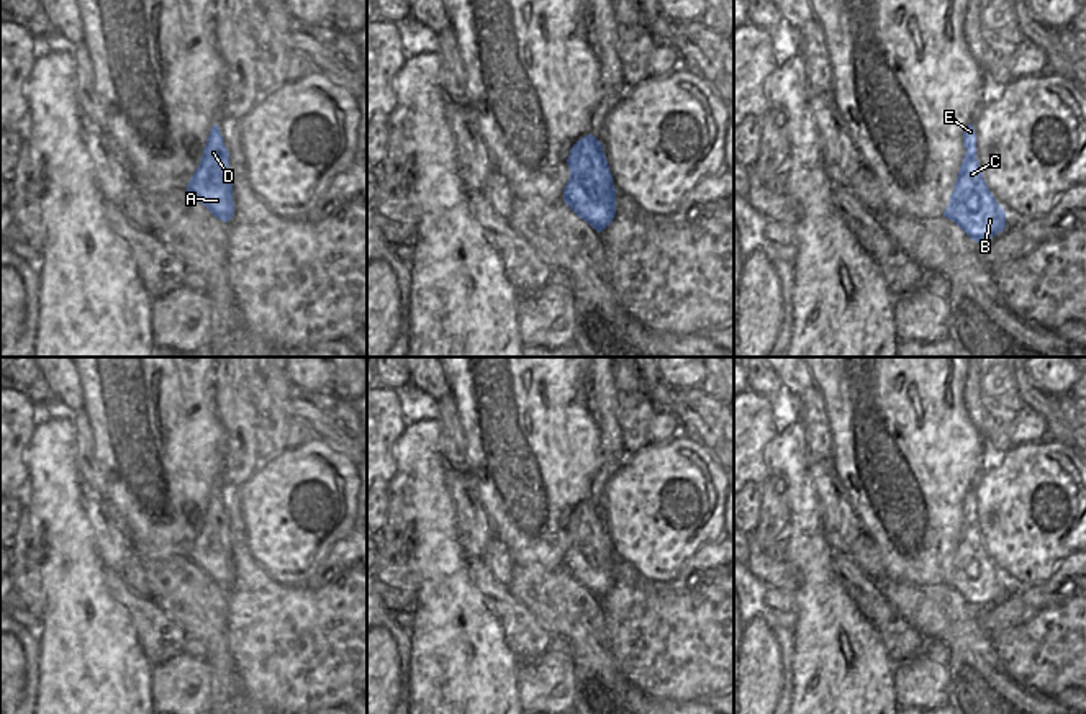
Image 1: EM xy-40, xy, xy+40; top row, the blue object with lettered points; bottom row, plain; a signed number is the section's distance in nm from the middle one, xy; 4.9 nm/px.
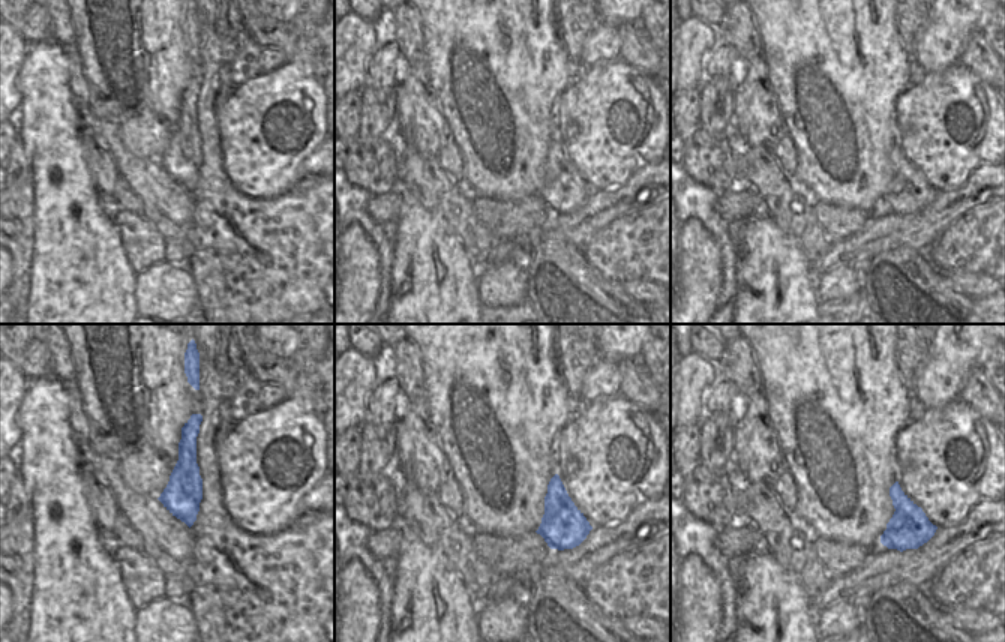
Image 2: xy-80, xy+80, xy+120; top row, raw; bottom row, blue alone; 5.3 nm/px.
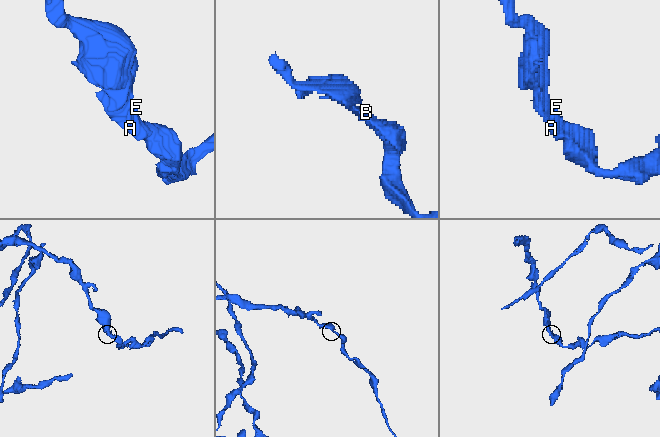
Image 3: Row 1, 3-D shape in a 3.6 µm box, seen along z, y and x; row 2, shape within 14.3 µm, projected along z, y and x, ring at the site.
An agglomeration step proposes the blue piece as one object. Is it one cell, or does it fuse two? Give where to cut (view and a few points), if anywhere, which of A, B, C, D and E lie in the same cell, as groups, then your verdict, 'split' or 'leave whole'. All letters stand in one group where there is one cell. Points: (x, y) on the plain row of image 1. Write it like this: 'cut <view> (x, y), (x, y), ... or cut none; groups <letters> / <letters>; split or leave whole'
cut none; groups A B C D E; leave whole

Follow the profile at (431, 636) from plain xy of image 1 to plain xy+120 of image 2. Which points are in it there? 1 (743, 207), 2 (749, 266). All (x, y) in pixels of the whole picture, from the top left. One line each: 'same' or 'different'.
1: different
2: same

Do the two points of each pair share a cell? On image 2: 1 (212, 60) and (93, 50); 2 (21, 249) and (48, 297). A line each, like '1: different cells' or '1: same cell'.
1: different cells
2: different cells

